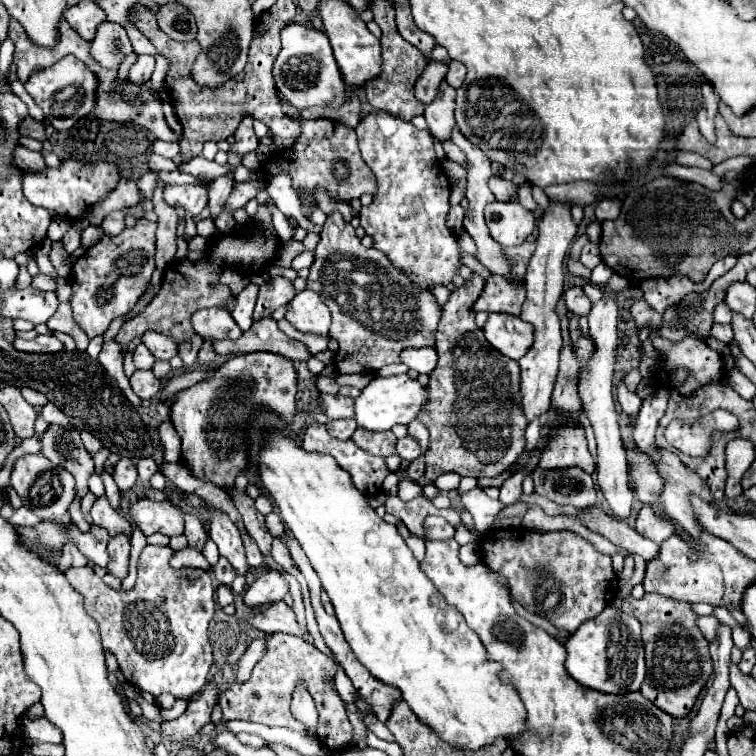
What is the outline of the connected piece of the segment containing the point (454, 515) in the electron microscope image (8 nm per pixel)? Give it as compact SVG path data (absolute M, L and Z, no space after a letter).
M387 498L385 500L385 508L387 508L387 514L393 514L395 518L399 518L411 534L417 534L417 536L423 536L423 520L425 516L439 515L443 516L445 520L449 520L455 528L459 526L459 512L455 512L453 508L447 508L447 510L439 510L435 508L429 500L425 498L415 498L411 502L403 502L401 498Z

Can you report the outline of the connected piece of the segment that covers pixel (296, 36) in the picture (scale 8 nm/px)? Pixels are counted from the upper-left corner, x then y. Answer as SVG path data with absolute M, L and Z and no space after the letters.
M287 24L281 30L283 48L273 66L275 86L281 98L285 98L295 108L309 108L309 106L341 106L345 98L345 82L343 74L335 62L331 44L327 36L311 26L303 24Z

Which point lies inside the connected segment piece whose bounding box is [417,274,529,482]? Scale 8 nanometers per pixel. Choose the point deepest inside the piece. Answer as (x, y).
(471, 440)

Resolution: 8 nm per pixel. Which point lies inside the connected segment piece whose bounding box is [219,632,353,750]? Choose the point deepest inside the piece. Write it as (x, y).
(265, 697)

